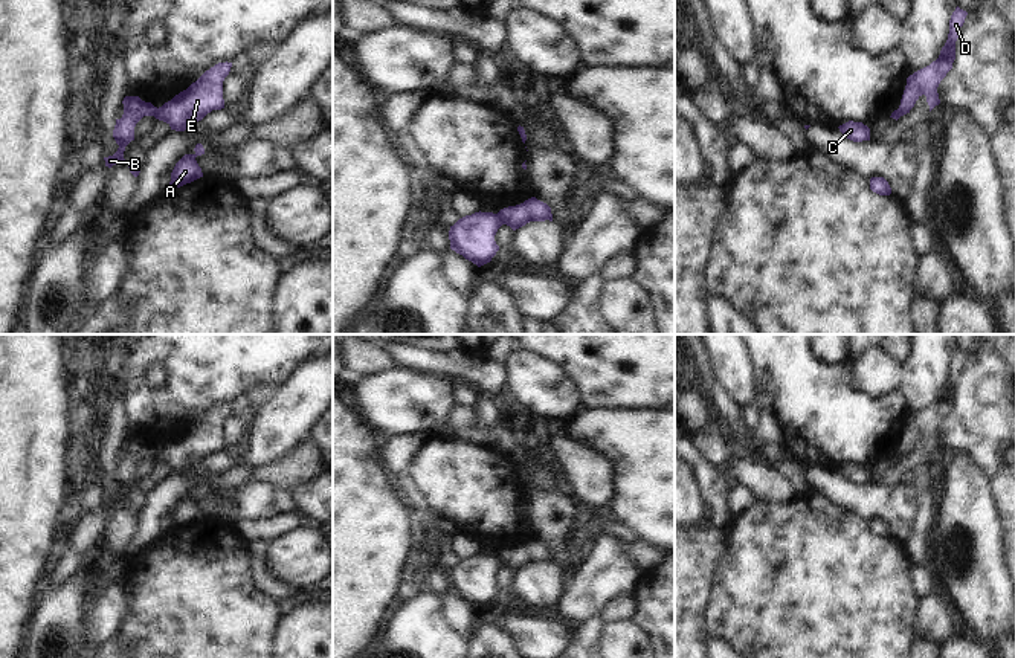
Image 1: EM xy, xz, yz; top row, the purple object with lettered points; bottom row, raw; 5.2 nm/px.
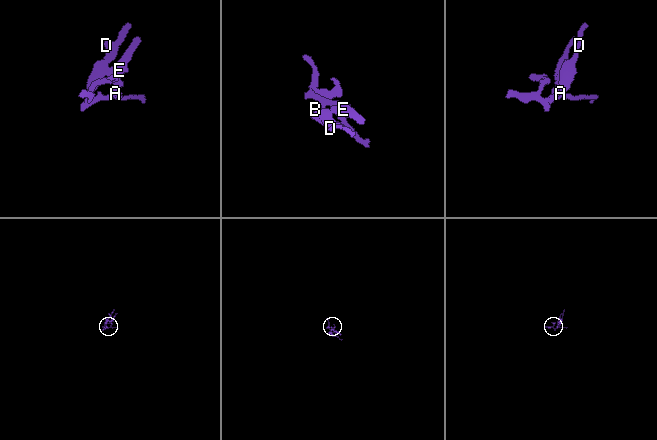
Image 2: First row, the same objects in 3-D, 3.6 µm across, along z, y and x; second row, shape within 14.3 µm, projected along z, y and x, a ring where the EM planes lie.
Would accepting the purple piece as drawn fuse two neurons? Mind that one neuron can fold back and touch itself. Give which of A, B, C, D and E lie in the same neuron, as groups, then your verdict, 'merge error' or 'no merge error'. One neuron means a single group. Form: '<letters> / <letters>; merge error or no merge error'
A C E / B D; merge error

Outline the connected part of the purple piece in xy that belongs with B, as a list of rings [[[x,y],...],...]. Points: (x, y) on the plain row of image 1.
[[[125,438],[124,443],[124,456],[121,461],[116,461],[113,472],[113,479],[119,487],[118,493],[113,498],[104,499],[105,508],[111,510],[113,507],[125,504],[124,493],[125,489],[134,482],[134,469],[143,458],[154,458],[157,449],[151,444],[142,443],[139,438]]]

